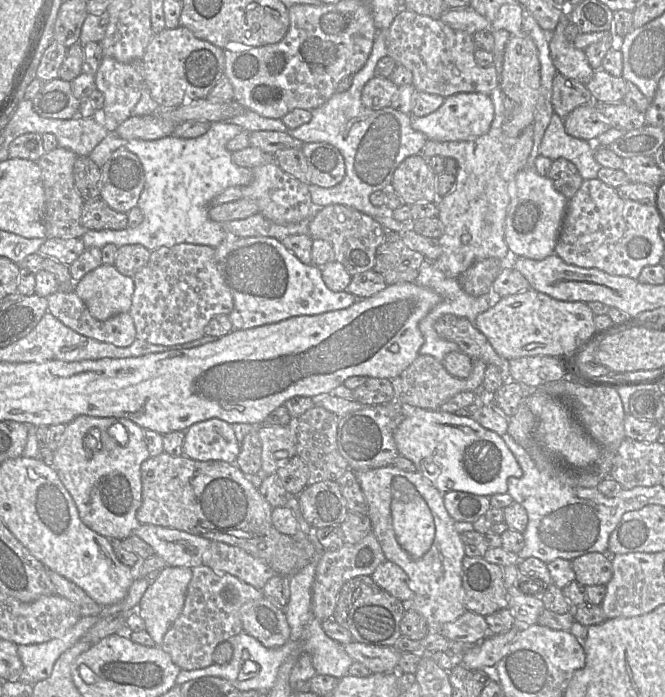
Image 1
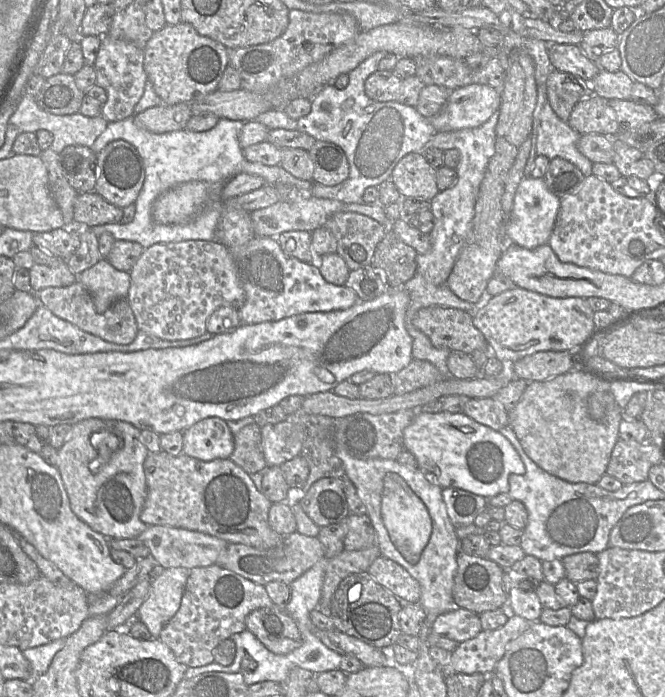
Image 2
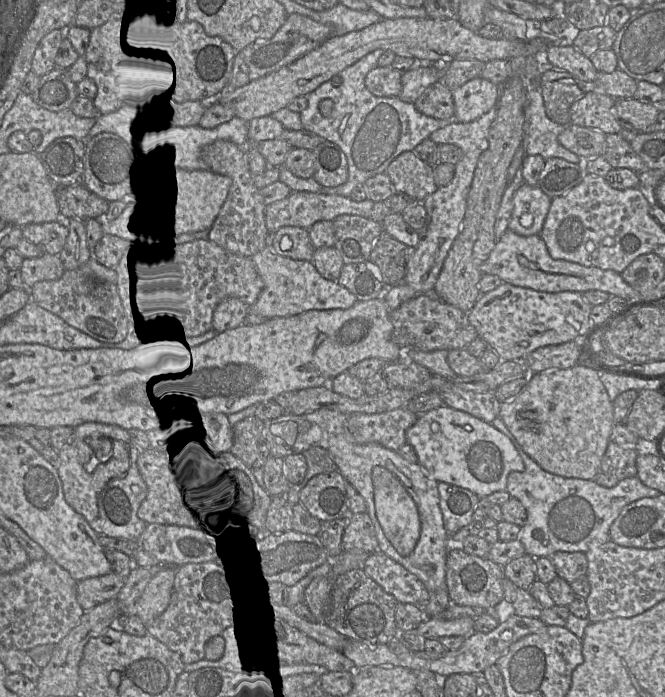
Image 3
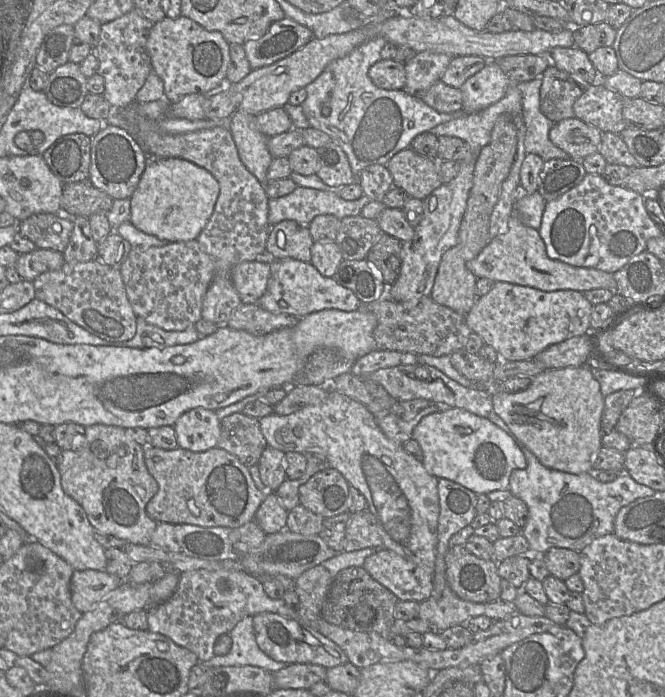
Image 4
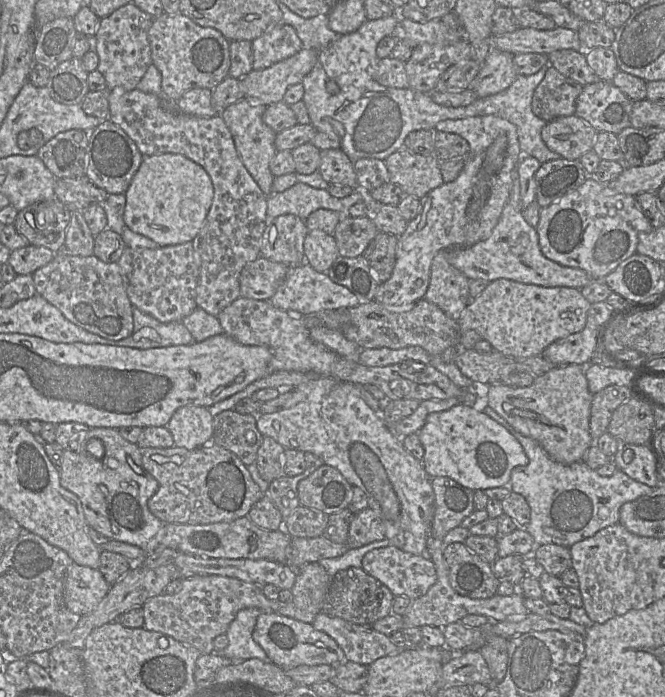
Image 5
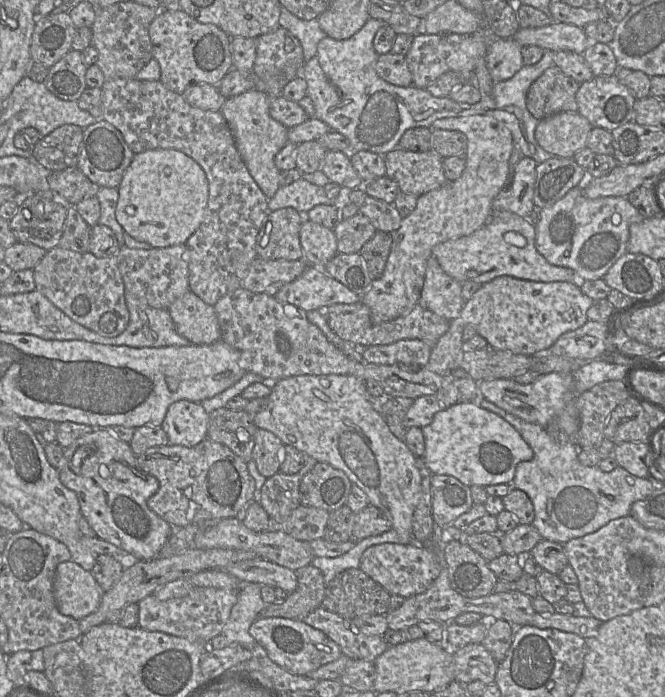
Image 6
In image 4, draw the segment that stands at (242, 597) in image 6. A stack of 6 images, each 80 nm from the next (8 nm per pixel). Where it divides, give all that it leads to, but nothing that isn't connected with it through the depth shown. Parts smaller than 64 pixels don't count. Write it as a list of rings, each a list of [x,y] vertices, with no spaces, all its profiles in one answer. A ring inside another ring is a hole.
[[[251,616],[240,620],[228,635],[232,640],[229,653],[222,656],[214,655],[210,660],[202,662],[204,666],[209,668],[255,666],[274,673],[289,665],[272,660],[259,648],[255,640]]]

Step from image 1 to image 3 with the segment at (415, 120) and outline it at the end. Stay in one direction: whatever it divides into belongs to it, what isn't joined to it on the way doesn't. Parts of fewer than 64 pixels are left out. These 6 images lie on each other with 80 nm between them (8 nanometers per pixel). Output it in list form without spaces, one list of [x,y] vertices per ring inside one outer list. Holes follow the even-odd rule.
[[[478,76],[453,90],[454,119],[471,122],[497,106],[501,86]]]

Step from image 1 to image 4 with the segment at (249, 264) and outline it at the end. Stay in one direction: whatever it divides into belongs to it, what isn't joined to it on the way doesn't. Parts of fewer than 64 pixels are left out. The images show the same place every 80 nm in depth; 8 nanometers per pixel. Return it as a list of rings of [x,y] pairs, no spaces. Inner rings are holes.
[[[267,255],[270,277],[265,293],[258,300],[263,309],[276,314],[303,317],[324,309],[355,311],[363,306],[356,295],[338,284],[332,277],[325,277],[310,263],[292,258],[274,259]]]

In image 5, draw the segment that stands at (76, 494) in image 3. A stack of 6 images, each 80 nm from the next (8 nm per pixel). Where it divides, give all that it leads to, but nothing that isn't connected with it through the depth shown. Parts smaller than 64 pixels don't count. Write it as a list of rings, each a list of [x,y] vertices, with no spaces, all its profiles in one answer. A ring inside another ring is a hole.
[[[97,427],[90,428],[78,441],[72,443],[71,448],[64,450],[59,467],[60,484],[65,489],[74,493],[80,500],[86,522],[94,530],[110,540],[125,542],[143,549],[146,553],[152,553],[160,545],[160,531],[164,524],[154,516],[148,508],[148,500],[158,490],[158,481],[149,474],[142,464],[142,449],[137,444],[124,439],[118,429]],[[91,439],[99,439],[104,446],[104,455],[101,459],[93,457],[86,450],[85,444]],[[110,458],[118,460],[119,465],[115,469],[108,467]]]

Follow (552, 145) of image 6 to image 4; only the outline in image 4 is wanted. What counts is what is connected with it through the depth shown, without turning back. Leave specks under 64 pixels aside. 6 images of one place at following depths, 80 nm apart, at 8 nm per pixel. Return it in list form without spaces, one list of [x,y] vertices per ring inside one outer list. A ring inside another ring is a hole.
[[[572,117],[554,123],[549,139],[572,160],[582,160],[599,151],[602,133],[596,127]]]

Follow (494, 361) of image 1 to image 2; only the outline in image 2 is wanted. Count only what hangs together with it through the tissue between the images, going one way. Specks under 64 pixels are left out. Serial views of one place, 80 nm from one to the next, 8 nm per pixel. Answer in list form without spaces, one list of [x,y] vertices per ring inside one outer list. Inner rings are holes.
[[[440,306],[421,308],[413,319],[413,325],[424,333],[437,348],[461,351],[469,355],[475,350],[488,349],[488,343],[483,334],[473,325],[472,316],[463,310]]]

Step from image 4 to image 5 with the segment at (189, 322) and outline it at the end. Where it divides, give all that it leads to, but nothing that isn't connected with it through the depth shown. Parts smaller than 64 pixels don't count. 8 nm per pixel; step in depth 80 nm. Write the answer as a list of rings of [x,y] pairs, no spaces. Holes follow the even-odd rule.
[[[192,242],[158,249],[132,249],[127,246],[118,265],[131,304],[160,322],[182,322],[198,307],[195,290],[199,267],[195,262]]]

